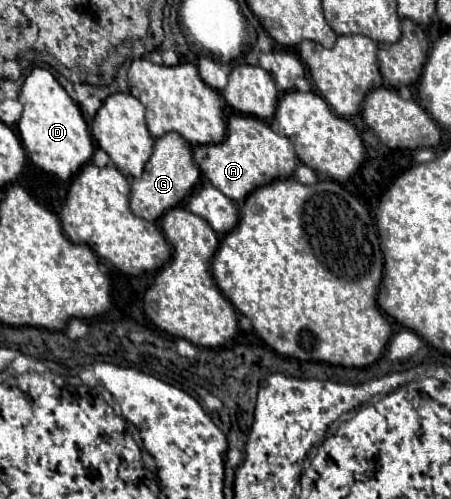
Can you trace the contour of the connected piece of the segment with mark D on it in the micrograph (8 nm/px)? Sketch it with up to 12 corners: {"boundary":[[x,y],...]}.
{"boundary":[[41,67],[19,91],[29,159],[61,181],[93,157],[79,105]]}

